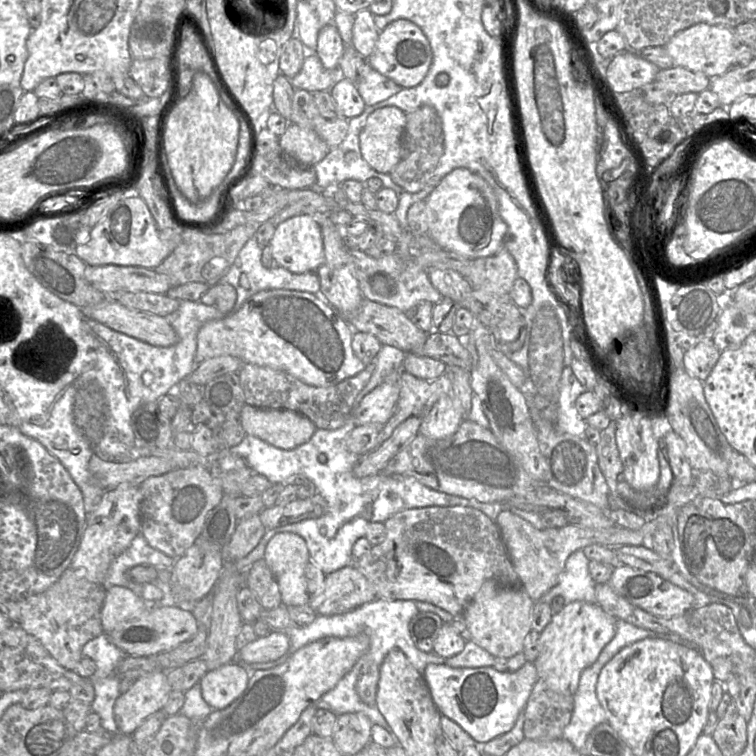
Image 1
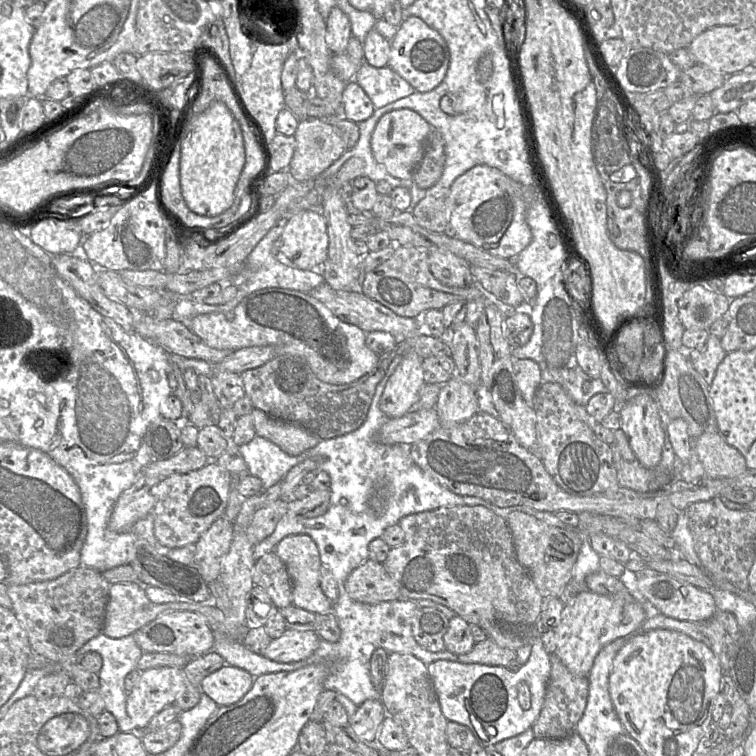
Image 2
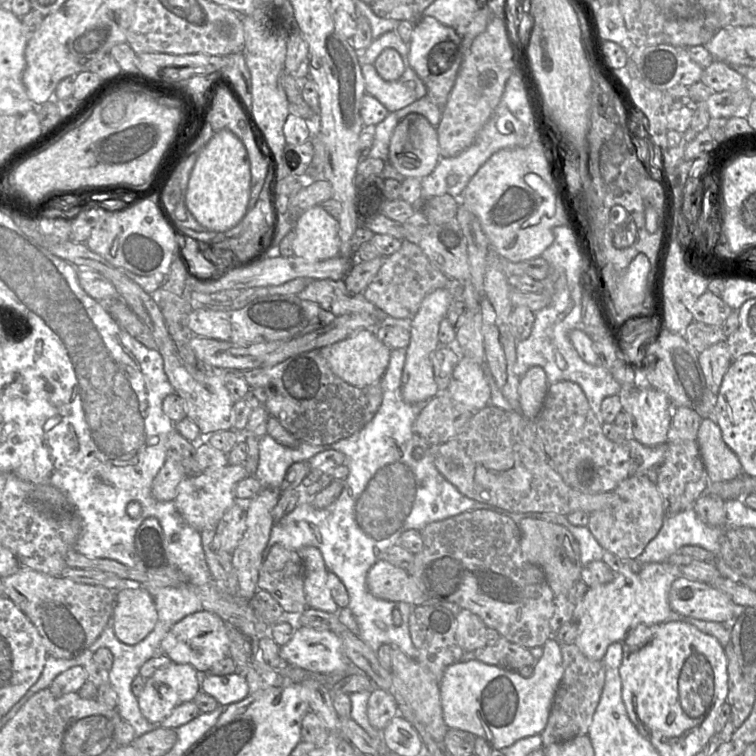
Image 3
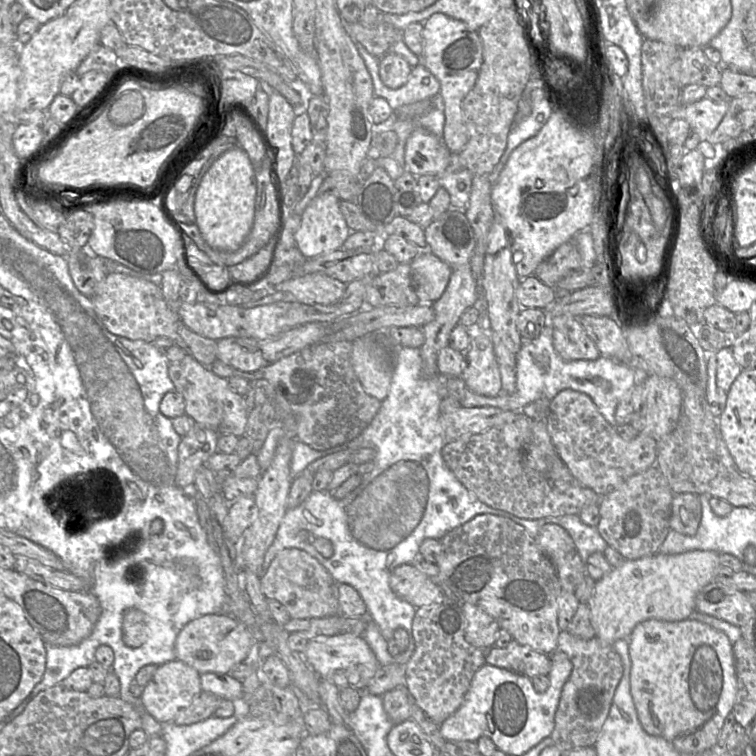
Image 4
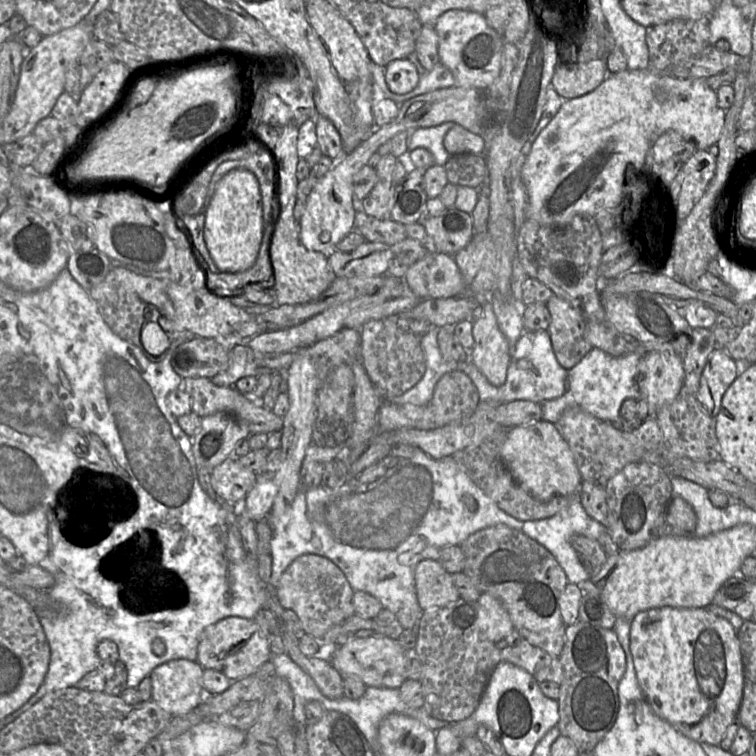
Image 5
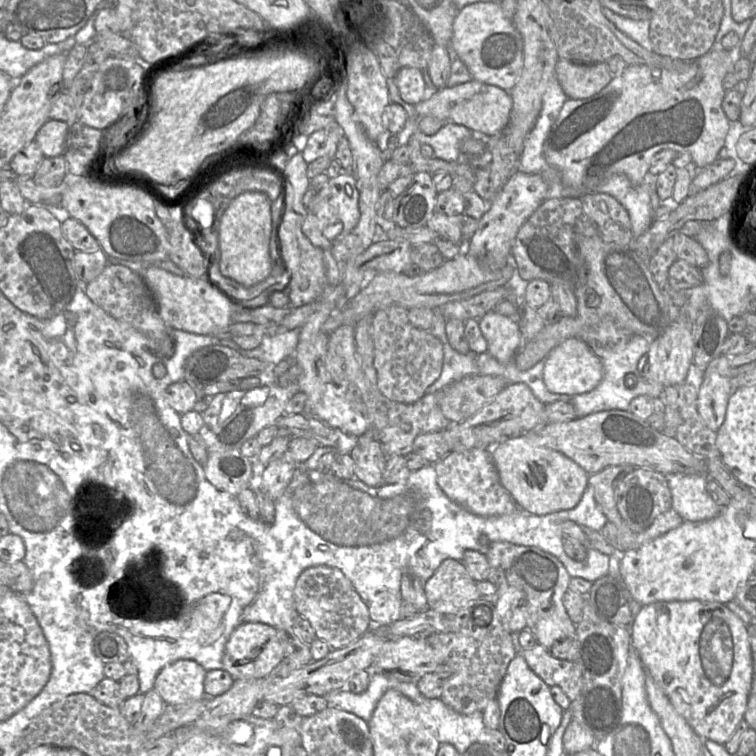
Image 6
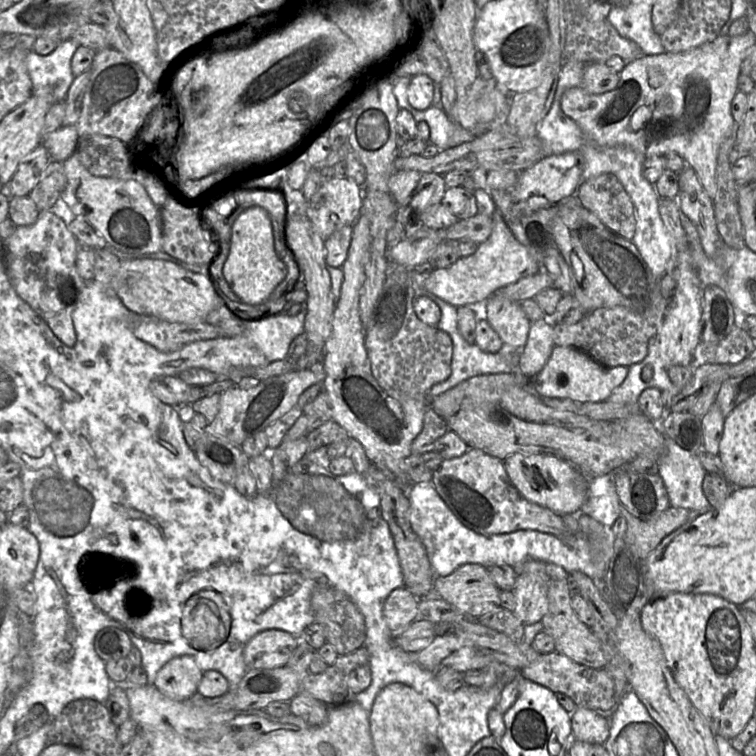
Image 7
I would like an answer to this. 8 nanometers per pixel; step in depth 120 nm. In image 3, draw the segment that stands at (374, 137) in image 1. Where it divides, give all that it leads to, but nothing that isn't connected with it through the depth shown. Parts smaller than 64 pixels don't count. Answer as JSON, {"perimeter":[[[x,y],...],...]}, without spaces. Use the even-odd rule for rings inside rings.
{"perimeter":[[[409,113],[395,127],[389,143],[388,159],[403,176],[422,179],[441,158],[438,133],[421,114]]]}

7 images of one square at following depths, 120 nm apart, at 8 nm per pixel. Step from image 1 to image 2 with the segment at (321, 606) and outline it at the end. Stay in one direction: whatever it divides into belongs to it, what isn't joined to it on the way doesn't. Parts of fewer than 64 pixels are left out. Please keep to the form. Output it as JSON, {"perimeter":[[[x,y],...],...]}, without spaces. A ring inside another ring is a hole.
{"perimeter":[[[369,559],[350,573],[345,590],[354,601],[365,604],[401,599],[398,584],[383,563]]]}

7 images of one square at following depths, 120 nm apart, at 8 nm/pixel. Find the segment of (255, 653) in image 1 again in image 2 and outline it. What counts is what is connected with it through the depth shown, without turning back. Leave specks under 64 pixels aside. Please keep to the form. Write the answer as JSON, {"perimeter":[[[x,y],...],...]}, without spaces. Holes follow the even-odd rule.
{"perimeter":[[[287,630],[282,636],[271,639],[262,656],[279,663],[292,663],[313,657],[321,638],[314,630]]]}

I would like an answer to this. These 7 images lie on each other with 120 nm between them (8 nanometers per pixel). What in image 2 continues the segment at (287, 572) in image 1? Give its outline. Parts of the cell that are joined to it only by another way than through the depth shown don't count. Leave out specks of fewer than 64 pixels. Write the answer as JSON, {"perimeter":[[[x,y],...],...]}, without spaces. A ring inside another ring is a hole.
{"perimeter":[[[305,534],[284,537],[273,552],[285,564],[292,582],[292,605],[314,614],[328,614],[333,611],[333,603],[326,597],[320,586],[320,569],[322,563],[316,543]]]}

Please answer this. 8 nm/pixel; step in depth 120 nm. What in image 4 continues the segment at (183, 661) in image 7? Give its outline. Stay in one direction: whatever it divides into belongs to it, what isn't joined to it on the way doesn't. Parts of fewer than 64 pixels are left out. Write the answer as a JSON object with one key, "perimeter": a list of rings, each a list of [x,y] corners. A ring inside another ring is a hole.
{"perimeter":[[[174,660],[158,666],[152,679],[144,687],[140,700],[144,710],[158,722],[166,724],[173,722],[201,692],[201,674],[186,663]]]}

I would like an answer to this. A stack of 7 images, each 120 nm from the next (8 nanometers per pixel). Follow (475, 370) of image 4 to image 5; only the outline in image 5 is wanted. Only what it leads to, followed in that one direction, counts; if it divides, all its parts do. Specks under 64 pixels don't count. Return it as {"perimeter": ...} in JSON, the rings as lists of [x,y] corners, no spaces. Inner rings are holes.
{"perimeter":[[[490,304],[484,305],[481,316],[473,322],[472,336],[474,345],[468,351],[468,359],[490,384],[502,386],[506,381],[512,356]]]}

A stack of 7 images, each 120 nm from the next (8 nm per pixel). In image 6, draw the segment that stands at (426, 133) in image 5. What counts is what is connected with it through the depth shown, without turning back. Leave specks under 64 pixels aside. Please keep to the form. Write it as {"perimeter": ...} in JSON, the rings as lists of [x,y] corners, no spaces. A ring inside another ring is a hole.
{"perimeter":[[[447,123],[436,133],[429,135],[416,131],[416,139],[423,145],[428,144],[433,148],[434,157],[447,162],[455,162],[460,155],[462,142],[473,136],[473,131],[469,128],[456,124]]]}

